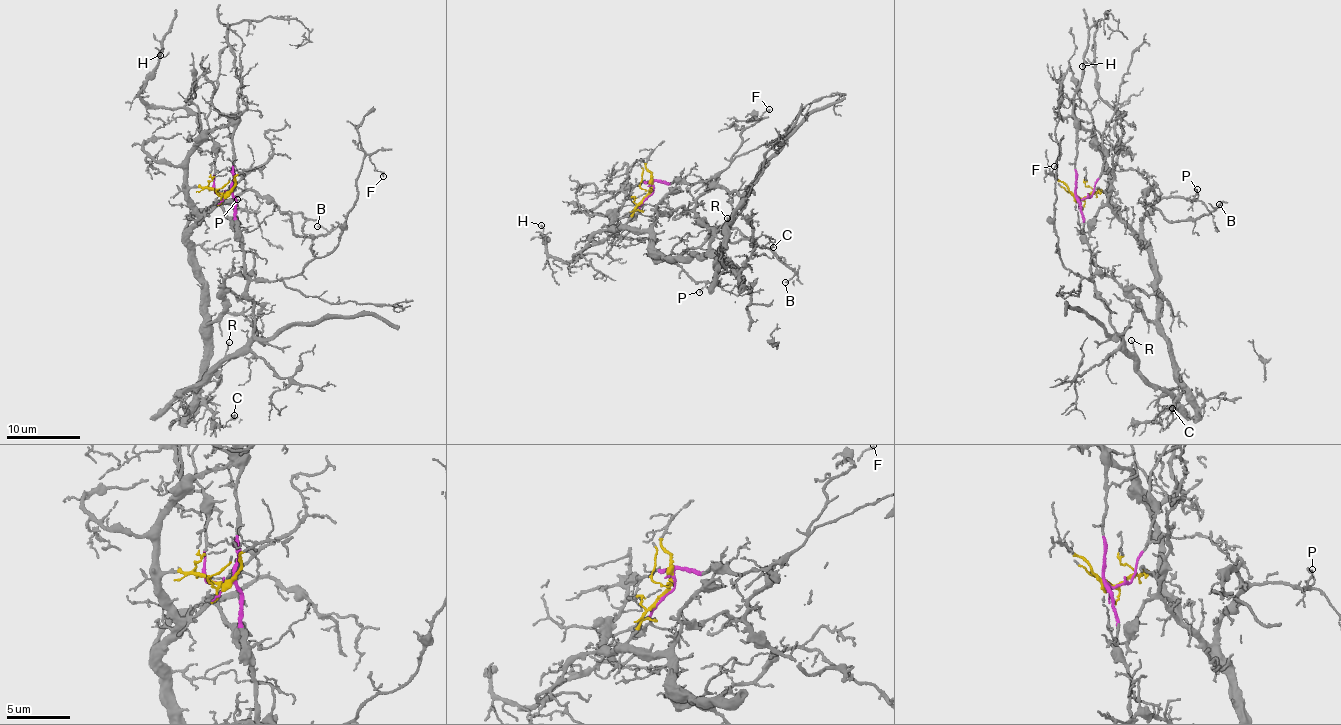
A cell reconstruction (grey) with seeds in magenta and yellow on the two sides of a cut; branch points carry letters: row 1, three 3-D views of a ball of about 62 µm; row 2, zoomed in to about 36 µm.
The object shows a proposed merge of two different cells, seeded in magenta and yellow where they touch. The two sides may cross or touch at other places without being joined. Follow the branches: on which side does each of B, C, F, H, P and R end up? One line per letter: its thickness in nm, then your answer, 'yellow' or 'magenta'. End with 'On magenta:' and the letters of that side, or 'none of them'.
B: 140 nm | yellow
C: 160 nm | yellow
F: 130 nm | magenta
H: 150 nm | yellow
P: 120 nm | yellow
R: 120 nm | magenta
On magenta: F, R

